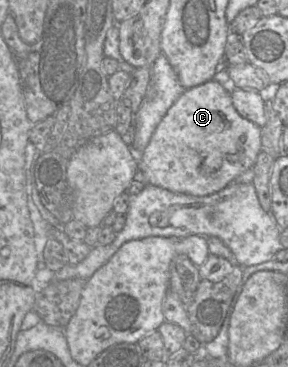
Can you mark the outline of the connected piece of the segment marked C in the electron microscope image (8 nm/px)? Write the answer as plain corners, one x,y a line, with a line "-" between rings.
212,79
185,90
167,111
143,153
138,154
138,171
146,184
175,193
208,196
221,191
252,169
261,148
261,127
241,117
233,105
231,93

